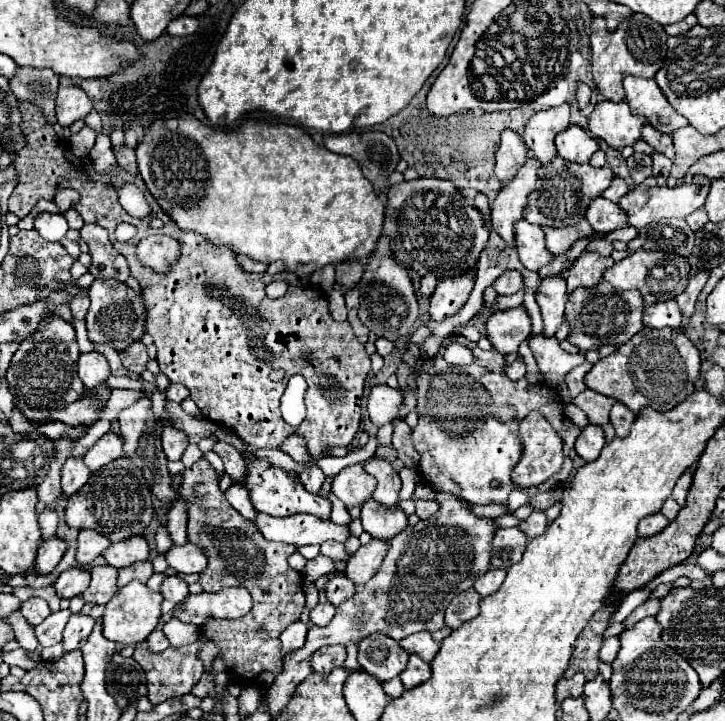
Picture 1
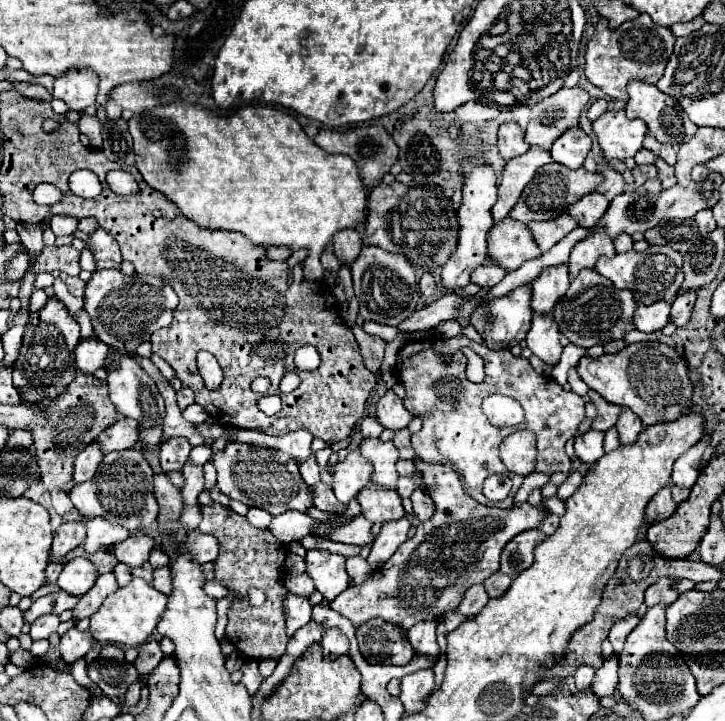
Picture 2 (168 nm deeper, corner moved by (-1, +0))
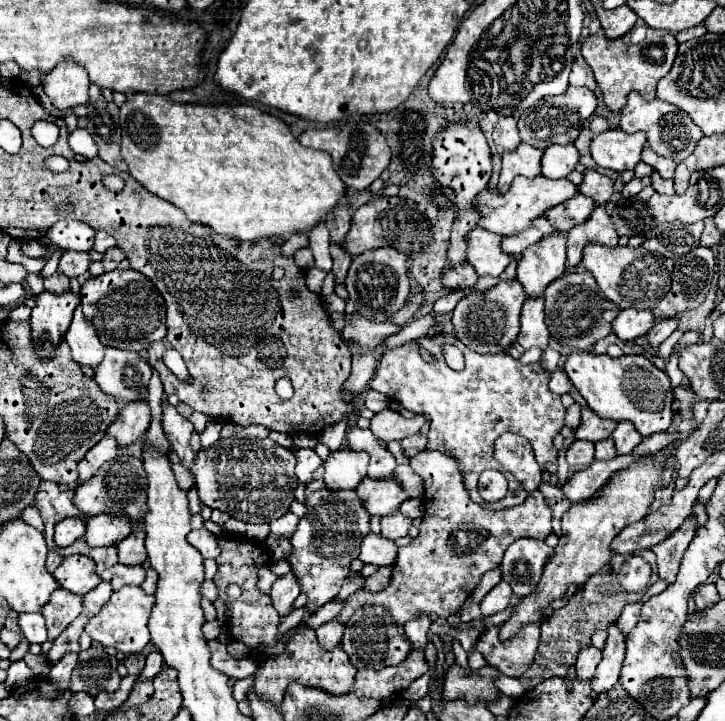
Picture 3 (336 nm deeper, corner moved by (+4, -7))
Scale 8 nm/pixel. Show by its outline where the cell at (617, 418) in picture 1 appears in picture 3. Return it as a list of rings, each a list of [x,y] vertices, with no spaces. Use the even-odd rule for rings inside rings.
[[[620,421],[612,433],[612,439],[616,443],[618,455],[628,455],[634,451],[634,447],[642,441],[642,435],[634,429],[630,421]]]

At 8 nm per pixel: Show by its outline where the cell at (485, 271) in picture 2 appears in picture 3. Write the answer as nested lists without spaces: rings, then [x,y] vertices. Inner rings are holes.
[[[464,263],[458,267],[450,267],[450,271],[442,275],[442,283],[444,287],[454,291],[472,291],[474,285],[478,283],[478,273],[474,271],[474,267]]]

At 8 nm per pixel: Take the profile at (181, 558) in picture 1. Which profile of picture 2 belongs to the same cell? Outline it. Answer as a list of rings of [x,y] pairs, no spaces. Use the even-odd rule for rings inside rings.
[[[197,528],[189,530],[189,554],[199,562],[213,562],[219,556],[219,540],[215,540],[215,536],[211,534],[203,534]]]

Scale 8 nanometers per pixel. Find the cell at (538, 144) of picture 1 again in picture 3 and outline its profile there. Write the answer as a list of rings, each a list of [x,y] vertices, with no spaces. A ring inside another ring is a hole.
[[[568,87],[562,95],[544,97],[522,113],[522,117],[518,119],[520,137],[522,137],[522,141],[526,141],[528,145],[532,145],[536,149],[546,149],[548,145],[554,145],[554,143],[568,145],[578,137],[584,121],[594,113],[594,109],[596,109],[596,97],[590,89]]]

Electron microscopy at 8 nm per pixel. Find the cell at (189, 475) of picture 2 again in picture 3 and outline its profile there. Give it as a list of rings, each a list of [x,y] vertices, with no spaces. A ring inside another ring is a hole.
[[[162,399],[162,403],[164,403],[164,417],[162,417],[164,433],[172,445],[172,451],[178,453],[182,465],[186,467],[186,471],[190,471],[194,465],[194,459],[196,459],[196,451],[192,451],[192,447],[190,447],[190,435],[192,435],[194,427],[166,399]]]

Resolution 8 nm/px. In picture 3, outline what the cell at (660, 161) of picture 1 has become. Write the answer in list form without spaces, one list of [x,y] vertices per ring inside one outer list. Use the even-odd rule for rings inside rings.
[[[654,171],[650,177],[652,177],[652,187],[654,187],[658,193],[664,193],[664,195],[672,195],[672,193],[674,193],[672,179],[664,179],[664,177],[660,177],[658,171]]]

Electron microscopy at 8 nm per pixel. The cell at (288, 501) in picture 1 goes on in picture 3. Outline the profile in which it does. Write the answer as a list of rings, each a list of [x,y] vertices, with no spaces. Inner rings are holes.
[[[230,437],[216,441],[206,451],[198,451],[194,461],[194,479],[196,479],[196,489],[200,493],[200,501],[204,505],[220,509],[244,523],[270,523],[272,519],[278,519],[290,511],[290,503],[294,501],[294,489],[298,487],[294,467],[296,467],[294,453],[290,449],[276,445],[272,439]]]

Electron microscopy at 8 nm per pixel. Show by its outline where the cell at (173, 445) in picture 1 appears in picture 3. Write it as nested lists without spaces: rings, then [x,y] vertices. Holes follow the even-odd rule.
[[[170,451],[170,453],[168,453],[168,459],[170,459],[170,467],[172,467],[174,475],[176,475],[176,483],[178,483],[178,487],[180,487],[180,489],[184,489],[184,491],[192,489],[194,479],[192,479],[192,475],[182,467],[182,463],[180,463],[178,455],[174,455],[174,451]]]

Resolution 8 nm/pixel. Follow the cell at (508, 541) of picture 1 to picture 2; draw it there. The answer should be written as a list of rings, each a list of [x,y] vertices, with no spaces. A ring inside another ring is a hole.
[[[527,530],[517,534],[505,548],[501,554],[501,570],[509,576],[517,576],[519,572],[523,572],[525,568],[529,568],[533,564],[533,550],[539,542],[543,542],[547,538],[545,532],[541,530]]]

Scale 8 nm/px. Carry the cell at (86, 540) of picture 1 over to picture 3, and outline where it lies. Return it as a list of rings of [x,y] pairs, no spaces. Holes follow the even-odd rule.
[[[98,515],[94,519],[86,521],[86,533],[84,541],[88,547],[106,547],[122,541],[126,535],[130,535],[132,525],[128,519],[114,519],[112,515]]]

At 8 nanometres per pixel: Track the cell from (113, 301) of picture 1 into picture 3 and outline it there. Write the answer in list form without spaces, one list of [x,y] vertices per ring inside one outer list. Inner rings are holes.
[[[110,271],[100,277],[90,277],[80,291],[82,311],[92,321],[100,343],[124,351],[142,353],[150,343],[166,335],[166,303],[154,283],[138,271]]]

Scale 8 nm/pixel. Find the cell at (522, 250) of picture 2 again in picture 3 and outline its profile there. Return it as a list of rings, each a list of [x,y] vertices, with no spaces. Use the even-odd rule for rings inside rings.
[[[476,227],[474,231],[470,231],[468,235],[468,253],[466,253],[466,261],[478,271],[478,275],[486,277],[498,277],[508,263],[512,263],[516,257],[508,255],[502,251],[500,243],[502,243],[502,235],[490,233],[486,229]]]

